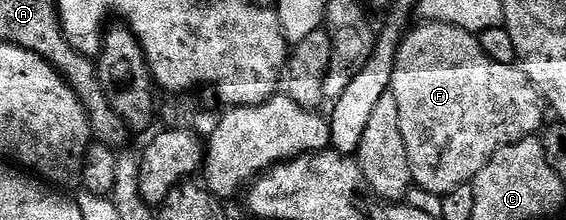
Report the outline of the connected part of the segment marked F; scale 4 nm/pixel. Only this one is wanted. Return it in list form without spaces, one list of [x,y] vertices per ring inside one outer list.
[[[443,21],[419,23],[419,26],[415,30],[413,29],[404,36],[403,43],[399,46],[399,53],[396,55],[395,70],[393,71],[389,92],[397,99],[397,111],[401,115],[401,135],[405,139],[405,147],[409,155],[412,182],[418,188],[429,191],[430,193],[446,195],[452,193],[457,187],[472,184],[475,176],[487,166],[487,162],[493,159],[493,155],[499,149],[503,149],[506,145],[515,145],[518,141],[523,141],[527,137],[536,136],[540,132],[538,129],[543,125],[545,102],[539,90],[527,78],[522,68],[516,67],[515,65],[497,63],[496,60],[491,59],[482,49],[482,43],[476,34],[465,31],[456,25],[447,25]]]

